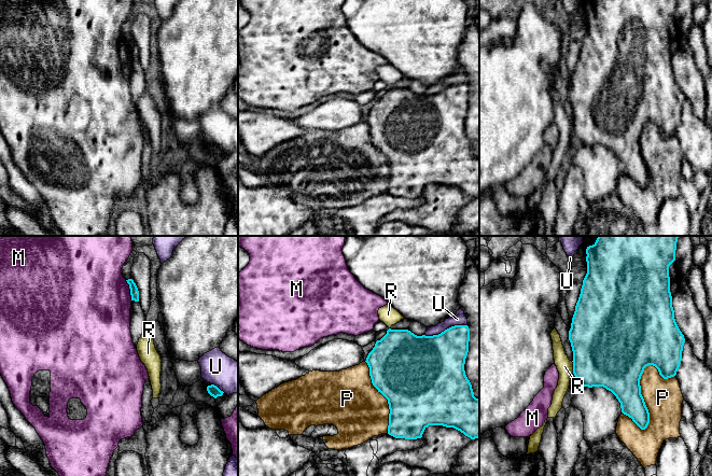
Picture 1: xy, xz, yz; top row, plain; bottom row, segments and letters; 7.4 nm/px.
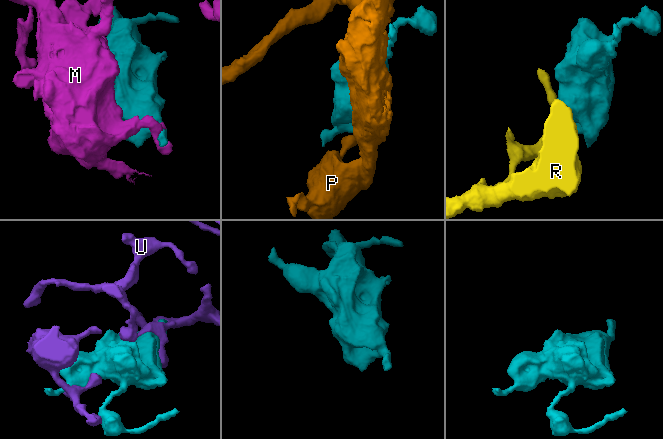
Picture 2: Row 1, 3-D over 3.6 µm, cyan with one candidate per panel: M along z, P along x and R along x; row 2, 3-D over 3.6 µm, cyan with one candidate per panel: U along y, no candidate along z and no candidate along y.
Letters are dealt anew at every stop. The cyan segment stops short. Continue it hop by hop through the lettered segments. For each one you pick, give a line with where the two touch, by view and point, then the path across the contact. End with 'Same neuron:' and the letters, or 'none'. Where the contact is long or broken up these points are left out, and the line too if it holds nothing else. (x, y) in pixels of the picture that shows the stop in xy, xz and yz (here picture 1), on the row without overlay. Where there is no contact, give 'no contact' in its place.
Same neuron: none

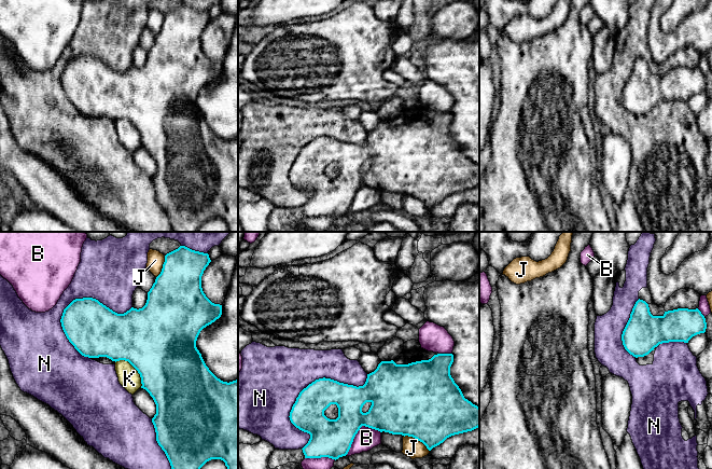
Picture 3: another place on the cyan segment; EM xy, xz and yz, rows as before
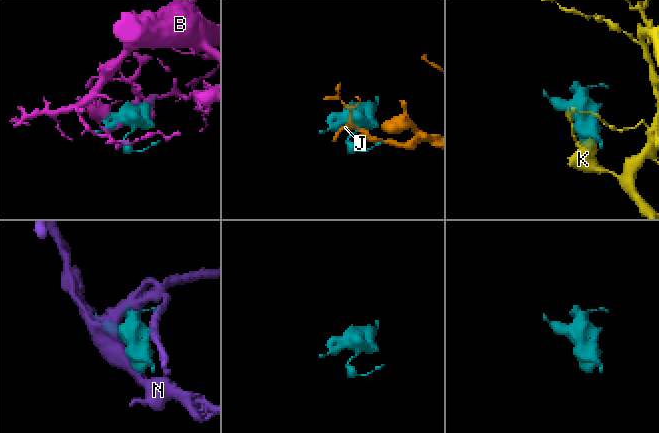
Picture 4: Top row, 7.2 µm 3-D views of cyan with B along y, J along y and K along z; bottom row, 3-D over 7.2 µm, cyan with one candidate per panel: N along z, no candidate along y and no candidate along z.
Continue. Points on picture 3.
Same neuron: none

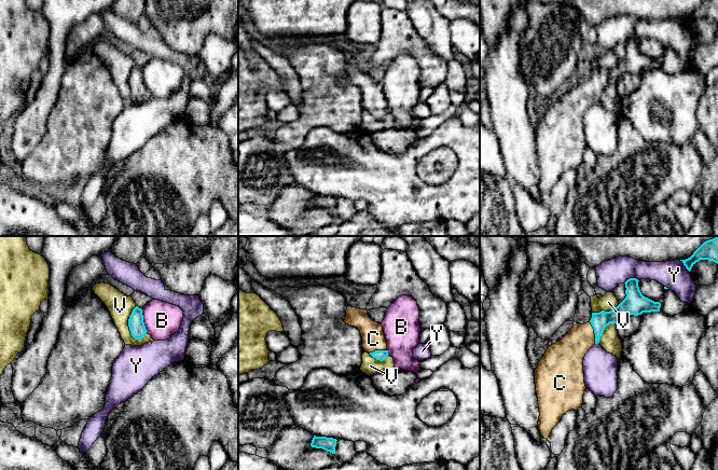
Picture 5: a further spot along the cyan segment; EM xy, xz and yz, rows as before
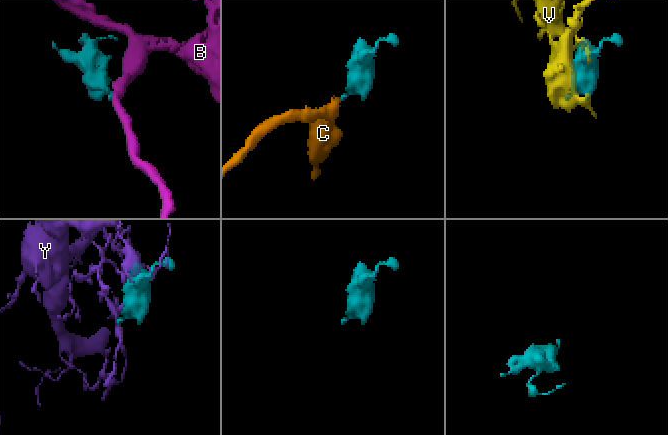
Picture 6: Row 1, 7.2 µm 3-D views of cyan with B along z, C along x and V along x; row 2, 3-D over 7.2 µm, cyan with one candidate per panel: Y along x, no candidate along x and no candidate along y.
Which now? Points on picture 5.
C: meets cyan in yz at (594, 91); runs through yz (599, 79), (594, 91), (588, 93), (568, 112)
Same neuron: C

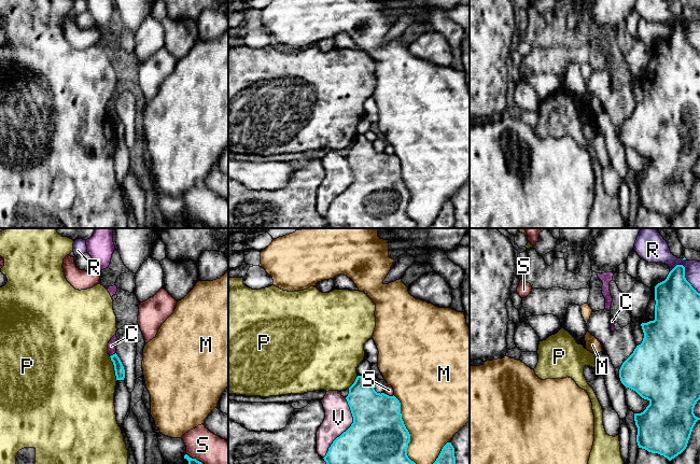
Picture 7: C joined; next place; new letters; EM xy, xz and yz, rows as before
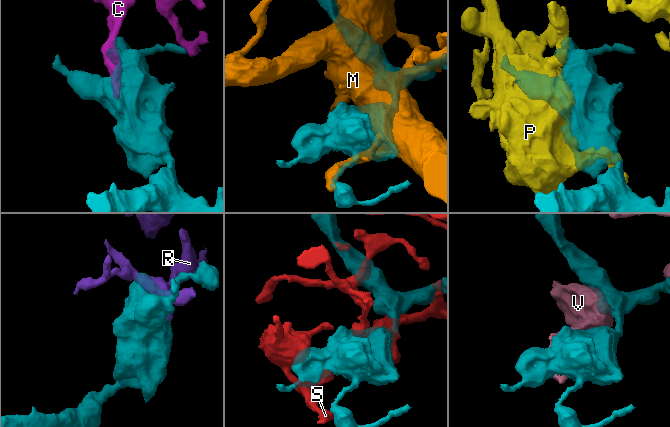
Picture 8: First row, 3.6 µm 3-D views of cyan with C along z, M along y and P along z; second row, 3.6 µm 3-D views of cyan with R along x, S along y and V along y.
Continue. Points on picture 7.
Same neuron: none

